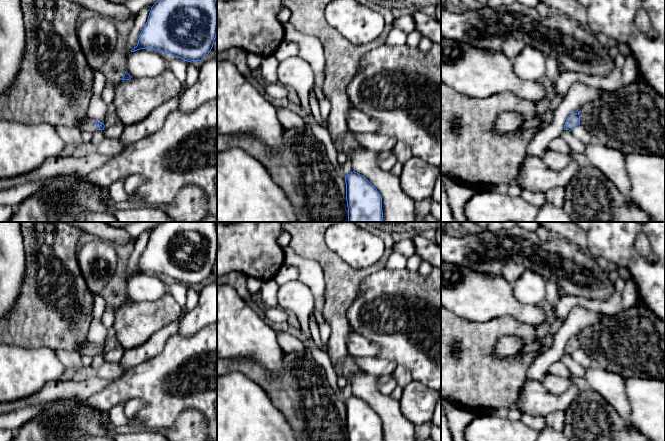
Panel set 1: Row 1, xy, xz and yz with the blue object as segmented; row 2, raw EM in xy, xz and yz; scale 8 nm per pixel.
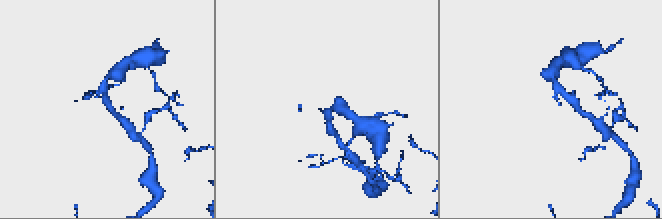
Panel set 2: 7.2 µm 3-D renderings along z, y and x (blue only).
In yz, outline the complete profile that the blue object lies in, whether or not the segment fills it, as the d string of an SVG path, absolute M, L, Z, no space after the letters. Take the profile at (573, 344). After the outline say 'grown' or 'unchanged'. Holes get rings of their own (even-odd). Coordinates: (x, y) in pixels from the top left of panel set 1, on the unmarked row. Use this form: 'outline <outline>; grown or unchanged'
outline M578 333L571 337L564 349L565 354L571 355L574 351L580 349L580 339Z; unchanged

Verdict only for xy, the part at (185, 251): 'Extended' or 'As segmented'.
As segmented

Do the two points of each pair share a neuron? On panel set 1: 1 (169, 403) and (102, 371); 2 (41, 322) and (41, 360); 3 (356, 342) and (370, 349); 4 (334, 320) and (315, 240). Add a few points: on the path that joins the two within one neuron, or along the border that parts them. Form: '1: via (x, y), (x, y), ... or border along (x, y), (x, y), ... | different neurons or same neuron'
1: border along (125, 373), (115, 380) | different neurons
2: border along (18, 345), (24, 348), (49, 347), (54, 351) | different neurons
3: via (359, 345), (367, 348) | same neuron
4: via (334, 300), (334, 268), (328, 260) | same neuron

